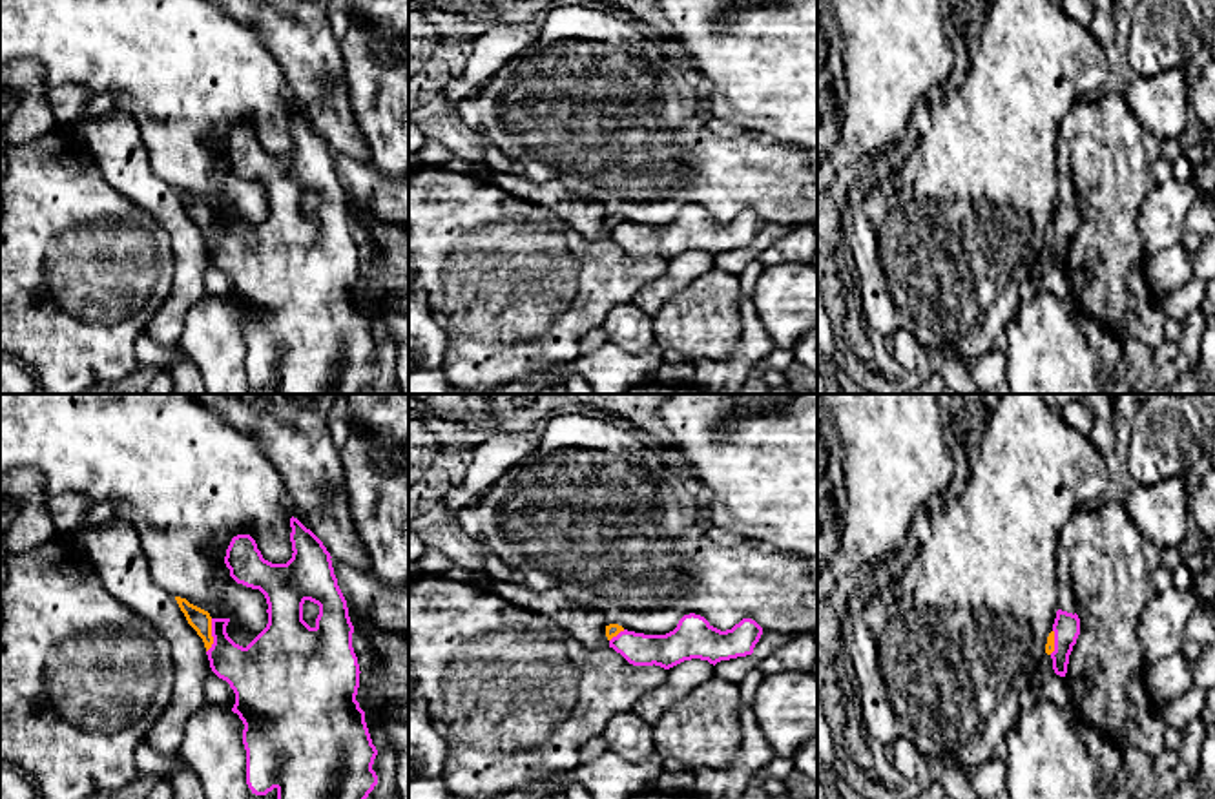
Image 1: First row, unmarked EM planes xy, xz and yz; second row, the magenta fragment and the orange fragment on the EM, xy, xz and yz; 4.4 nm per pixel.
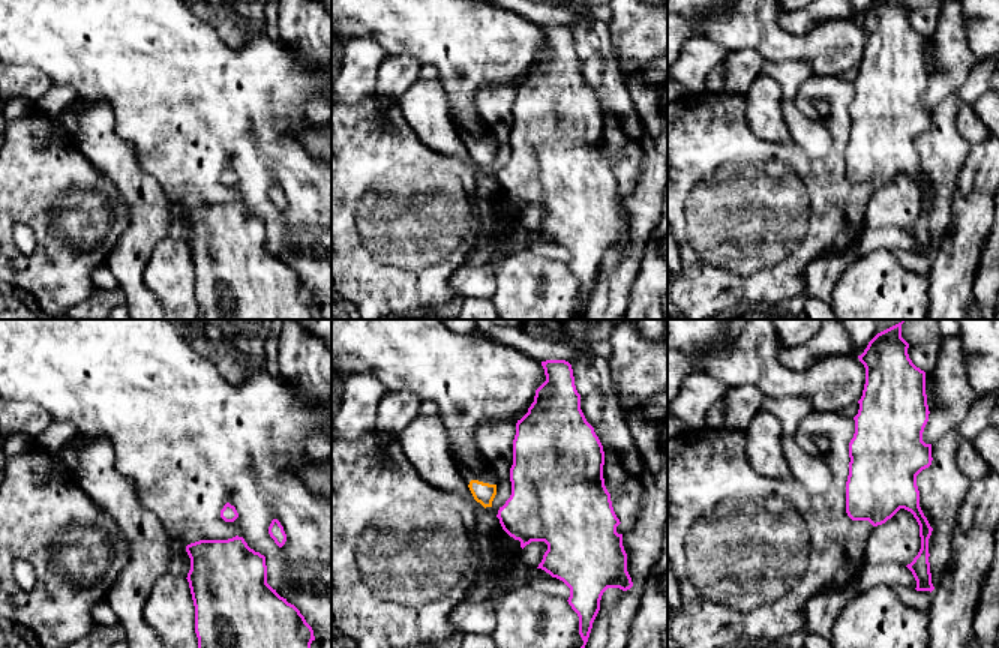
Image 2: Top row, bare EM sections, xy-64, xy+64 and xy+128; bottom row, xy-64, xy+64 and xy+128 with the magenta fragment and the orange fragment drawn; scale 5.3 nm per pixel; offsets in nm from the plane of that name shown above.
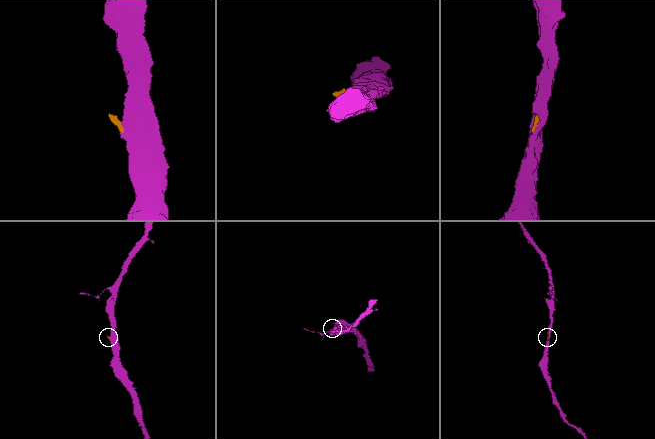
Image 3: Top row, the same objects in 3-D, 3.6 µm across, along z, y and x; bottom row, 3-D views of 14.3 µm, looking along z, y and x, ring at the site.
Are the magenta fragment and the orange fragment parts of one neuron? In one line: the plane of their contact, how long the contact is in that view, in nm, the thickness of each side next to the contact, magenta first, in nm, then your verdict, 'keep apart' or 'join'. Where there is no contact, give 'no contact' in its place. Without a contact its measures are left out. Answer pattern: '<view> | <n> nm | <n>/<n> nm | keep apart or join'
xy | 150 nm | 240/90 nm | keep apart

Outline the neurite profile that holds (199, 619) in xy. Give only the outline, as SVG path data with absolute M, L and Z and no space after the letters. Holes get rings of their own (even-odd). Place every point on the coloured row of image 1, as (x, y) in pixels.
M175 597L181 611L184 613L188 624L197 631L197 635L202 638L206 651L213 644L212 637L212 617L208 611L190 604L186 598Z

